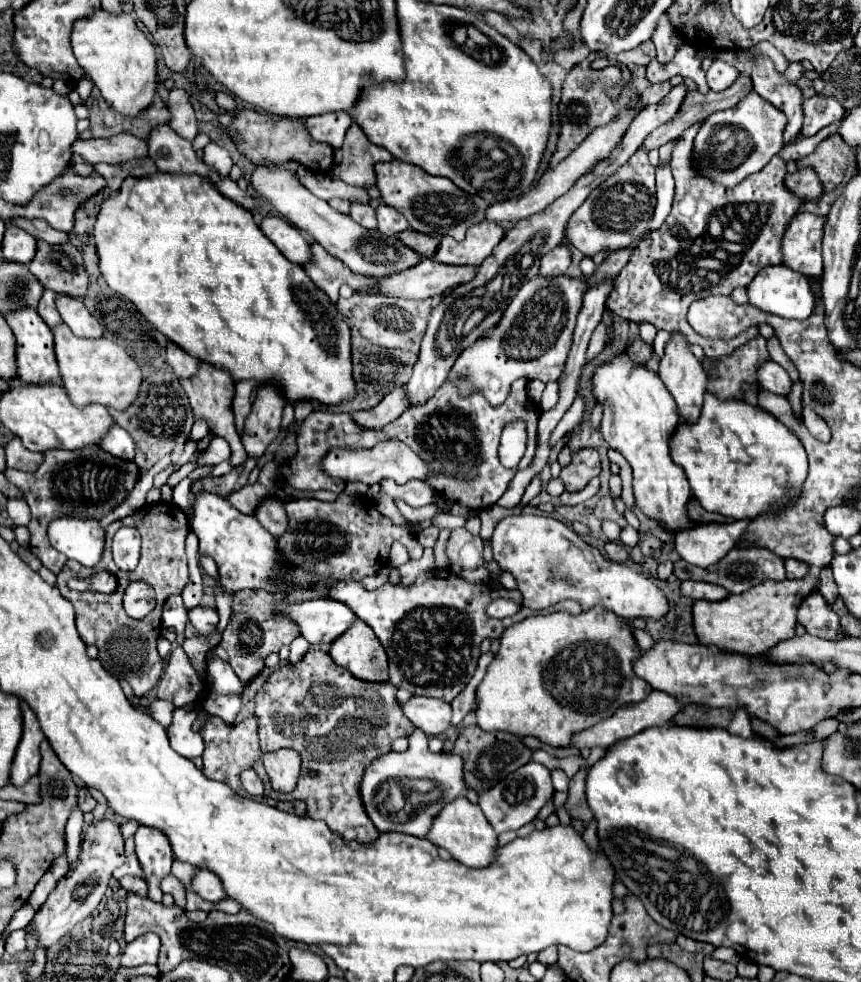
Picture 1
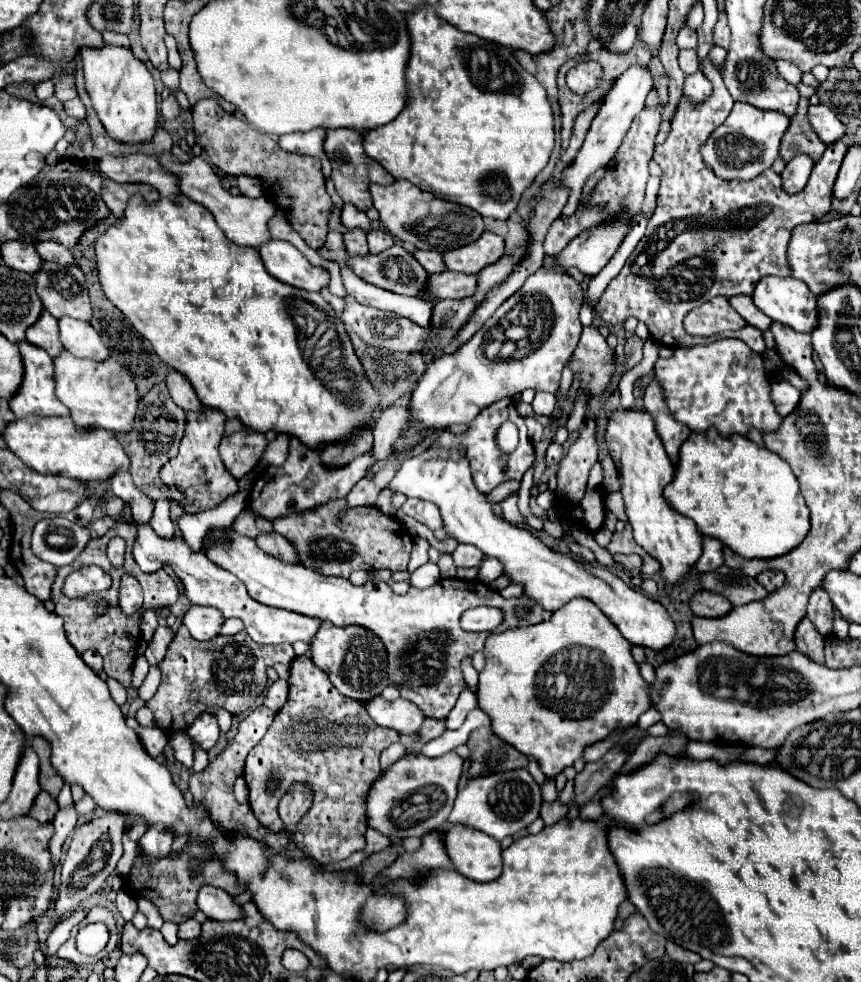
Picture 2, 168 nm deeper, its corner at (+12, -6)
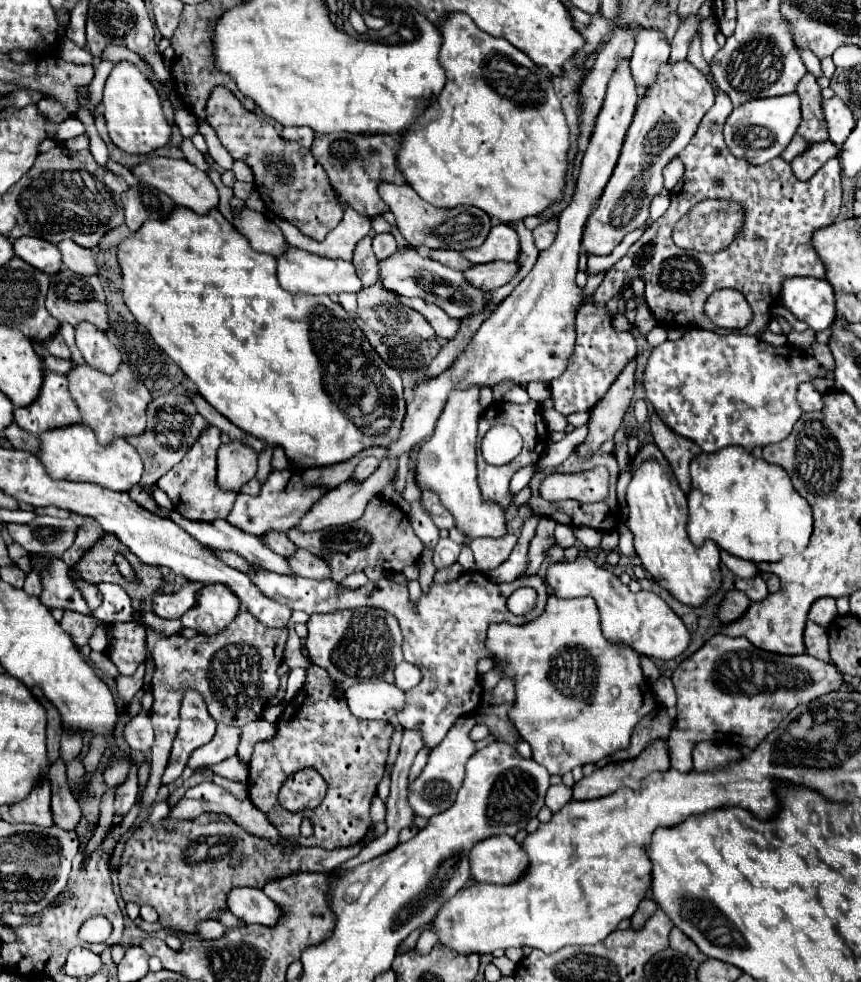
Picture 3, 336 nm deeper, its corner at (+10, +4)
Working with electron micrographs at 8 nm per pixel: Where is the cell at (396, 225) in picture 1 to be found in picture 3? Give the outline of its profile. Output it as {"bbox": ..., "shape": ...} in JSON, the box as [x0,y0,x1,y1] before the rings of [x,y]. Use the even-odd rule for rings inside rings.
{"bbox":[373,234,397,260],"shape":[[[377,234],[373,238],[373,250],[379,260],[385,260],[385,258],[389,258],[389,254],[393,256],[393,252],[397,250],[397,242],[391,234]]]}

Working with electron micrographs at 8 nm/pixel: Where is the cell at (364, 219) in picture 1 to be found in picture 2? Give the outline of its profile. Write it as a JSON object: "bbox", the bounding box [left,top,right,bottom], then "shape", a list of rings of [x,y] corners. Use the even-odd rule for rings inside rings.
{"bbox":[343,228,369,254],"shape":[[[349,228],[349,230],[343,234],[345,248],[347,248],[351,254],[367,254],[369,248],[367,248],[365,236],[367,236],[367,232],[365,232],[363,228]]]}

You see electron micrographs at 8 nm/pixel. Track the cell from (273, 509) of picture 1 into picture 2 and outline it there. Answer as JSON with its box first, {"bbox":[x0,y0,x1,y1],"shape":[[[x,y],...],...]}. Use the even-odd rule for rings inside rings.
{"bbox":[257,532,297,564],"shape":[[[277,532],[259,534],[259,536],[257,536],[257,546],[259,546],[263,552],[267,552],[267,554],[271,554],[271,556],[283,560],[283,562],[297,564],[295,550],[293,550],[291,544],[289,544],[281,534],[277,534]]]}

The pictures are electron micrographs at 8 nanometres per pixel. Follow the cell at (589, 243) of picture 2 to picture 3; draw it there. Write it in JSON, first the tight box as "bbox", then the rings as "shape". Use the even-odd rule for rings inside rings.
{"bbox":[583,60,715,254],"shape":[[[689,60],[661,64],[657,80],[647,88],[645,96],[637,104],[619,162],[603,190],[599,206],[591,212],[585,224],[583,248],[589,254],[611,254],[625,234],[645,224],[651,200],[663,190],[661,170],[691,142],[701,118],[713,102],[715,94],[711,84]]]}

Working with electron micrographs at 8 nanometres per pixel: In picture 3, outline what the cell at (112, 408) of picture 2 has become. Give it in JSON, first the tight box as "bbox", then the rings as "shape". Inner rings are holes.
{"bbox":[67,364,153,446],"shape":[[[81,364],[67,374],[67,380],[69,380],[69,392],[73,394],[73,400],[81,410],[83,424],[97,434],[101,446],[111,444],[115,438],[131,438],[145,432],[147,406],[151,404],[153,396],[145,388],[145,384],[135,378],[129,366],[121,364],[117,374],[107,376],[101,374],[99,370],[93,370],[89,364]]]}

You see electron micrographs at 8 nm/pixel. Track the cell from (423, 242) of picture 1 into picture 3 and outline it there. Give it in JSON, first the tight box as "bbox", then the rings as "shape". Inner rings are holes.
{"bbox":[429,250,473,272],"shape":[[[431,250],[429,258],[441,262],[443,266],[449,266],[449,268],[453,268],[453,270],[461,270],[461,272],[473,266],[467,258],[461,256],[461,252],[451,252],[451,250]]]}

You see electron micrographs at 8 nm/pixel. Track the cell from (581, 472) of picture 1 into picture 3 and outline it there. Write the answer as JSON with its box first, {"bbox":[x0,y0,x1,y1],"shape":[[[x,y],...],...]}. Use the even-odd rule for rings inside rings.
{"bbox":[577,358,635,458],"shape":[[[635,358],[627,362],[623,372],[617,376],[613,386],[601,398],[601,402],[591,410],[589,418],[589,436],[583,444],[577,446],[577,454],[587,458],[593,450],[597,450],[605,440],[613,438],[621,420],[631,406],[633,392],[635,392]]]}

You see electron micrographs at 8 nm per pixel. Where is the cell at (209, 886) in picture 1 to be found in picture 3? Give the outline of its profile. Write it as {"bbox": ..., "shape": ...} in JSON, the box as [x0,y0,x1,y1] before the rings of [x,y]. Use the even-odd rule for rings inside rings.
{"bbox":[229,888,283,926],"shape":[[[257,888],[231,890],[229,910],[247,924],[263,926],[275,926],[283,916],[283,908],[277,902],[273,902],[263,890]]]}

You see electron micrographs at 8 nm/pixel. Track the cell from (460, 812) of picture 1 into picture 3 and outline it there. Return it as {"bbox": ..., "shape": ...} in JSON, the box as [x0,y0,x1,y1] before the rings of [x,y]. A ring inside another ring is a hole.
{"bbox":[471,836,529,884],"shape":[[[493,836],[471,852],[471,876],[487,884],[513,884],[529,868],[529,856],[511,836]]]}

